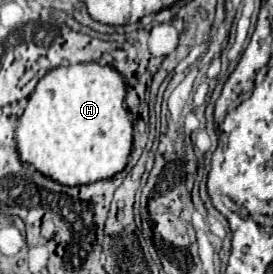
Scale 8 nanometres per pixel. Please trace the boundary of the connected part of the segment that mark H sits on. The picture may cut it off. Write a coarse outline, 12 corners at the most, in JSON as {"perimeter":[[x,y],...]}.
{"perimeter":[[76,63],[38,81],[16,143],[62,185],[112,179],[132,151],[126,83]]}

